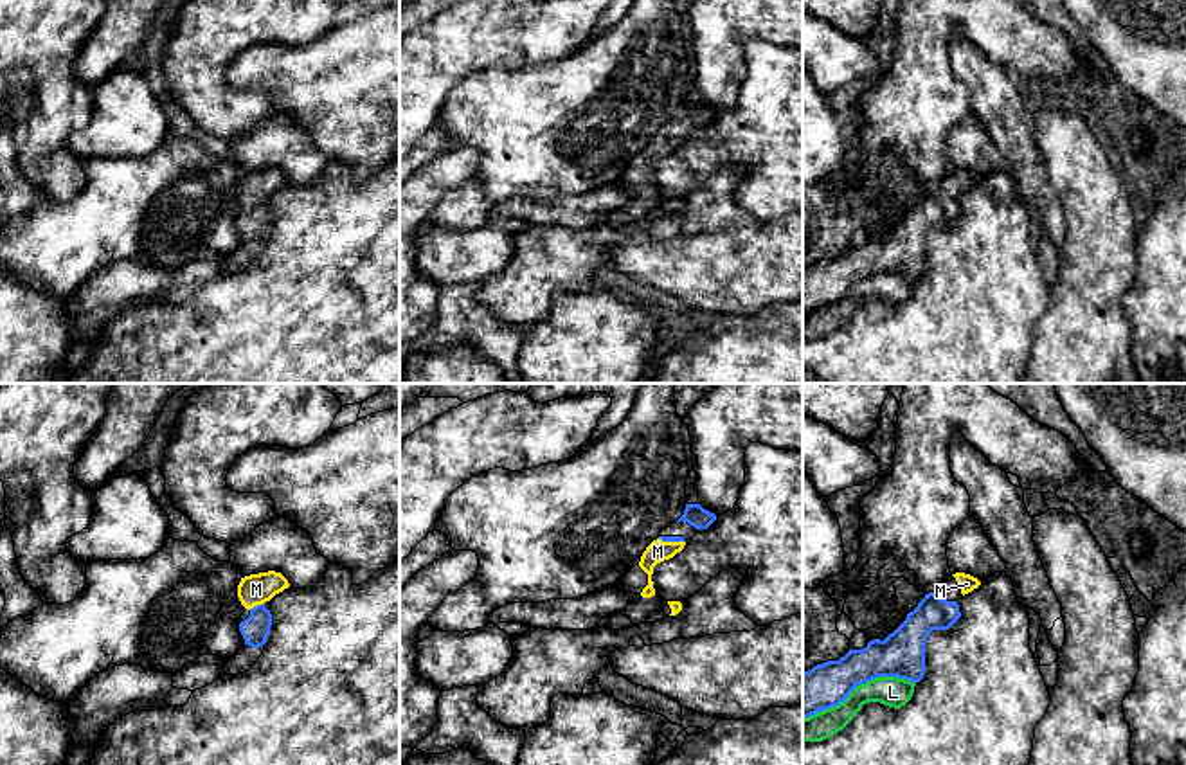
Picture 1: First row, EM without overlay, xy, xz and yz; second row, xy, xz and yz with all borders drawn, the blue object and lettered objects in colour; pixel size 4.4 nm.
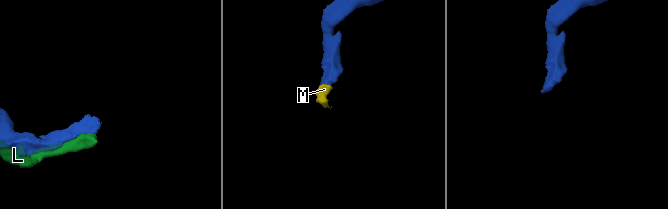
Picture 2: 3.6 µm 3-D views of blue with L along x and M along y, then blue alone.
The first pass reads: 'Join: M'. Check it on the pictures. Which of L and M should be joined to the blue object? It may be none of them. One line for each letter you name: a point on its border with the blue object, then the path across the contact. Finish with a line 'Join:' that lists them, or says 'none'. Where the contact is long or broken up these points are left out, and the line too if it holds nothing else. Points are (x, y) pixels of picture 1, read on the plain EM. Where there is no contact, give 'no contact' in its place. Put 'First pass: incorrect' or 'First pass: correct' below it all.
M: meets blue in xy at (258, 202); runs through xy (256, 225), (258, 202), (256, 186)
Join: M
First pass: correct

